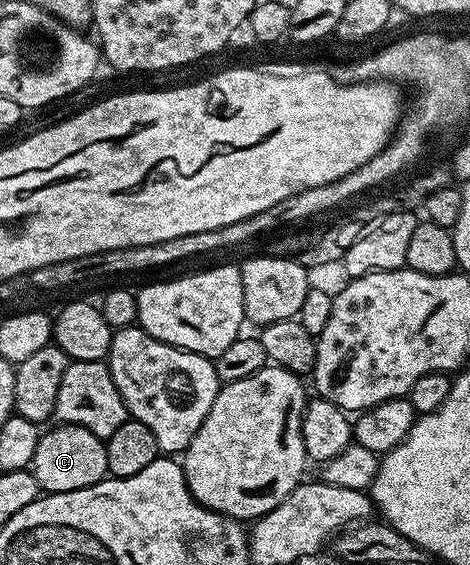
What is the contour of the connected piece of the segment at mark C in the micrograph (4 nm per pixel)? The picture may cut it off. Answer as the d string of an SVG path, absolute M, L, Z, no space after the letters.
M62 423L54 427L40 435L31 465L31 472L36 476L37 485L42 491L77 491L106 477L108 454L102 439L82 426Z

